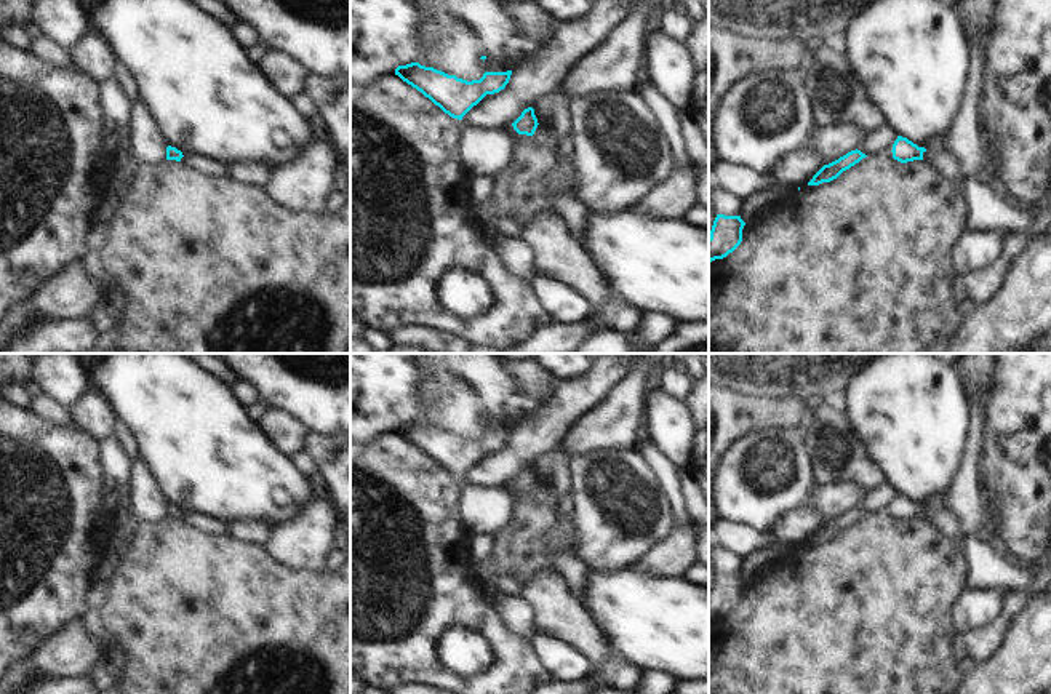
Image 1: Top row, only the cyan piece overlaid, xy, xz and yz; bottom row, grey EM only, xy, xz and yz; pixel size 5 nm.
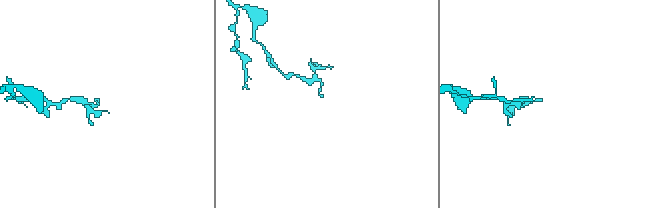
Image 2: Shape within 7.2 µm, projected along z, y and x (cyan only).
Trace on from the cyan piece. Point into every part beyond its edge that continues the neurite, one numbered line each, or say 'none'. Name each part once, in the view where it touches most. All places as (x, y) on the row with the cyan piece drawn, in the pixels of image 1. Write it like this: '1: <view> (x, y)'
1: yz (943, 159)

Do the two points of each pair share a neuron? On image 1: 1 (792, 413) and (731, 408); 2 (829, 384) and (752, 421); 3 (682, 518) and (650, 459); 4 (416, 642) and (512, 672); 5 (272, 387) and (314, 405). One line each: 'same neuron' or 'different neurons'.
1: same neuron
2: different neurons
3: same neuron
4: same neuron
5: same neuron

